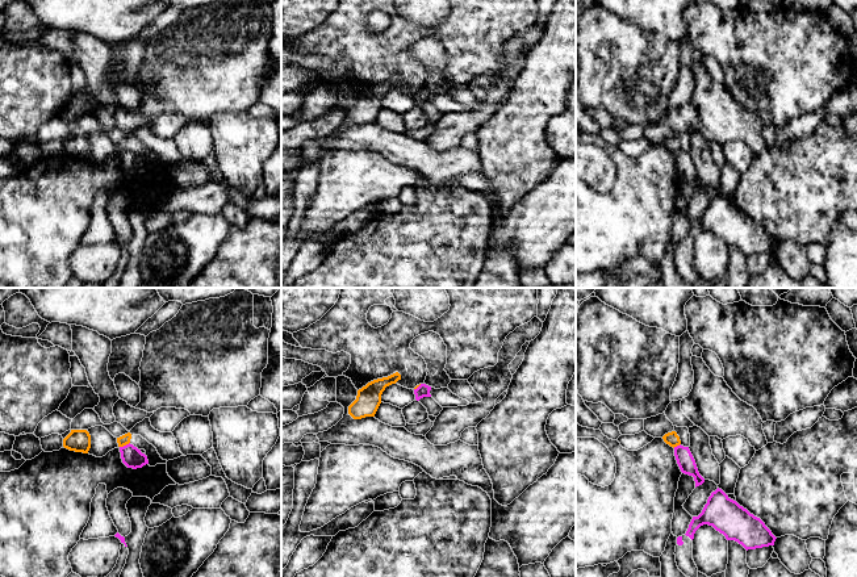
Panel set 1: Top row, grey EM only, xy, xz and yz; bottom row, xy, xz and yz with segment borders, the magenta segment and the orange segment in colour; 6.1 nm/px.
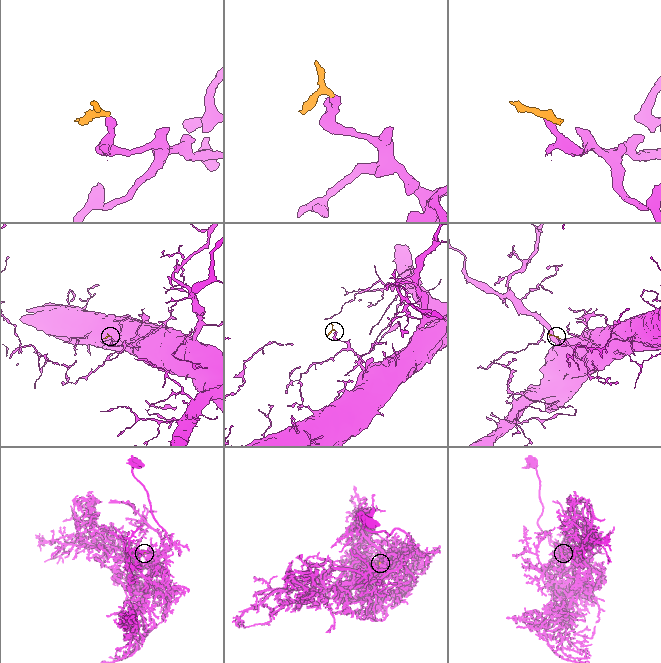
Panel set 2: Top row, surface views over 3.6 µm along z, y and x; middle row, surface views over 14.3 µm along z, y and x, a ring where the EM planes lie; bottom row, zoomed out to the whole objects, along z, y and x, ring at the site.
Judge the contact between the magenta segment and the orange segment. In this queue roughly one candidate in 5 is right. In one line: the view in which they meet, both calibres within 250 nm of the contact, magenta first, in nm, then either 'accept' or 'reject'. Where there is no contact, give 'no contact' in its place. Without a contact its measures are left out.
meets magenta in xy; 120 nm thick on the magenta side, 70 nm on the other; reject

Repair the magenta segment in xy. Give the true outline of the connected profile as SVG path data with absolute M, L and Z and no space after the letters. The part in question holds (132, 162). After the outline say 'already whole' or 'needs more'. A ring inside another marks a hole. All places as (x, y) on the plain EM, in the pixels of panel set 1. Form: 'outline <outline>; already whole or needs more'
outline M130 149L124 152L120 152L120 158L121 158L122 168L127 173L137 175L149 170L147 162Z; already whole

